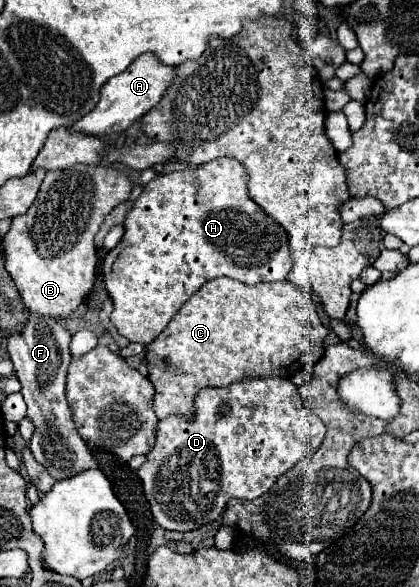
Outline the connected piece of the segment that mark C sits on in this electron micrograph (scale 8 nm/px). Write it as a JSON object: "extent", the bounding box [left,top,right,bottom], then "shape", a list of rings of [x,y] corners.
{"extent":[146,278,328,418],"shape":[[[214,278],[206,282],[188,302],[182,304],[178,314],[166,326],[166,330],[146,346],[148,378],[156,388],[154,412],[158,418],[172,414],[192,416],[194,394],[200,386],[230,386],[236,380],[256,378],[256,376],[282,376],[290,378],[294,372],[314,366],[324,354],[324,338],[328,330],[320,322],[316,306],[310,294],[288,280],[284,282],[260,282],[256,286],[246,286],[232,278]]]}

